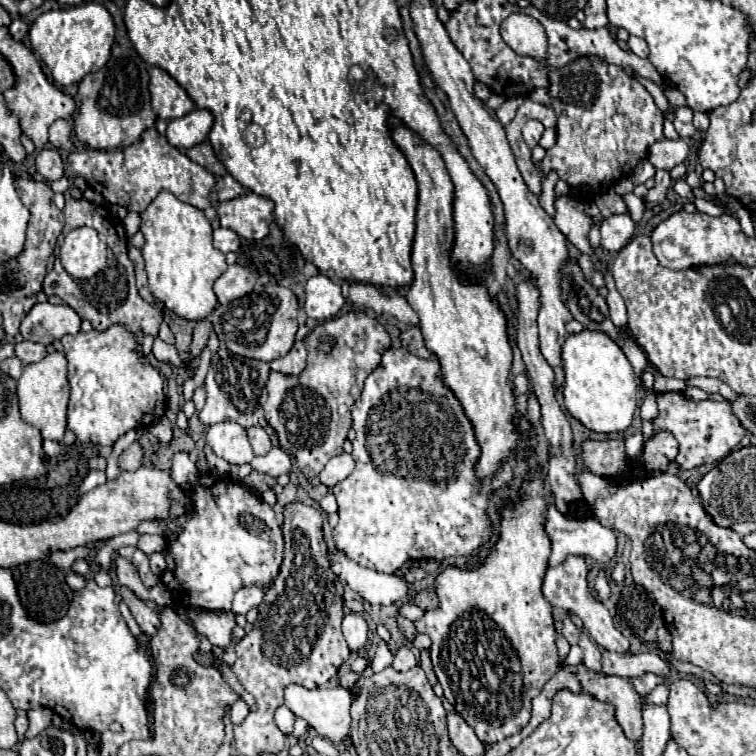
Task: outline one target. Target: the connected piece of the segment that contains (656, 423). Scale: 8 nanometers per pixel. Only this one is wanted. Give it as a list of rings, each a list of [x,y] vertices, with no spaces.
[[[665,392],[665,394],[657,394],[657,406],[659,406],[659,416],[651,420],[653,434],[671,432],[675,436],[675,440],[679,442],[679,454],[675,458],[679,470],[691,470],[723,460],[739,446],[745,434],[745,430],[733,416],[733,410],[727,400],[695,402],[683,396],[681,392]]]

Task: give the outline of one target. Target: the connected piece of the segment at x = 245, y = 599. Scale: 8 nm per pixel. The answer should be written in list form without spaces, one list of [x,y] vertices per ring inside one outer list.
[[[257,584],[253,586],[243,586],[237,594],[235,594],[235,600],[233,600],[233,612],[235,614],[247,614],[247,610],[251,608],[257,608],[261,602],[263,602],[263,596],[265,596],[265,588],[259,588]]]

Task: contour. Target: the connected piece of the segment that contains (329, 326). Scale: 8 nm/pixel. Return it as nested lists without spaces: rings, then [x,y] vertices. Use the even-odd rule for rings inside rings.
[[[347,312],[343,316],[317,324],[313,332],[305,336],[305,346],[309,350],[307,368],[299,376],[283,376],[281,372],[269,374],[265,386],[269,398],[263,404],[263,410],[265,410],[265,420],[277,432],[279,446],[295,456],[299,470],[307,480],[311,480],[319,476],[319,472],[333,456],[343,454],[343,442],[347,440],[349,428],[353,426],[351,408],[355,404],[355,398],[363,390],[363,380],[381,364],[381,356],[391,346],[391,338],[387,330],[365,312]],[[319,336],[331,336],[335,340],[335,348],[331,348],[331,352],[319,352]]]

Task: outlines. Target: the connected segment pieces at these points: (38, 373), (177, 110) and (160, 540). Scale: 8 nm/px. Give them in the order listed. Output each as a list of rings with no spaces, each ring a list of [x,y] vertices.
[[[61,352],[47,354],[37,364],[27,364],[23,376],[17,380],[19,412],[27,424],[39,428],[41,436],[53,442],[61,442],[67,428],[67,402],[69,402],[69,382],[67,382],[67,360]]]
[[[151,68],[149,74],[151,74],[151,80],[149,80],[151,102],[159,118],[173,120],[173,118],[185,116],[195,108],[193,100],[187,96],[181,84],[175,78],[171,78],[165,70]]]
[[[141,534],[137,548],[145,554],[153,554],[153,552],[161,552],[165,546],[165,538],[163,536],[151,536],[151,534]]]

